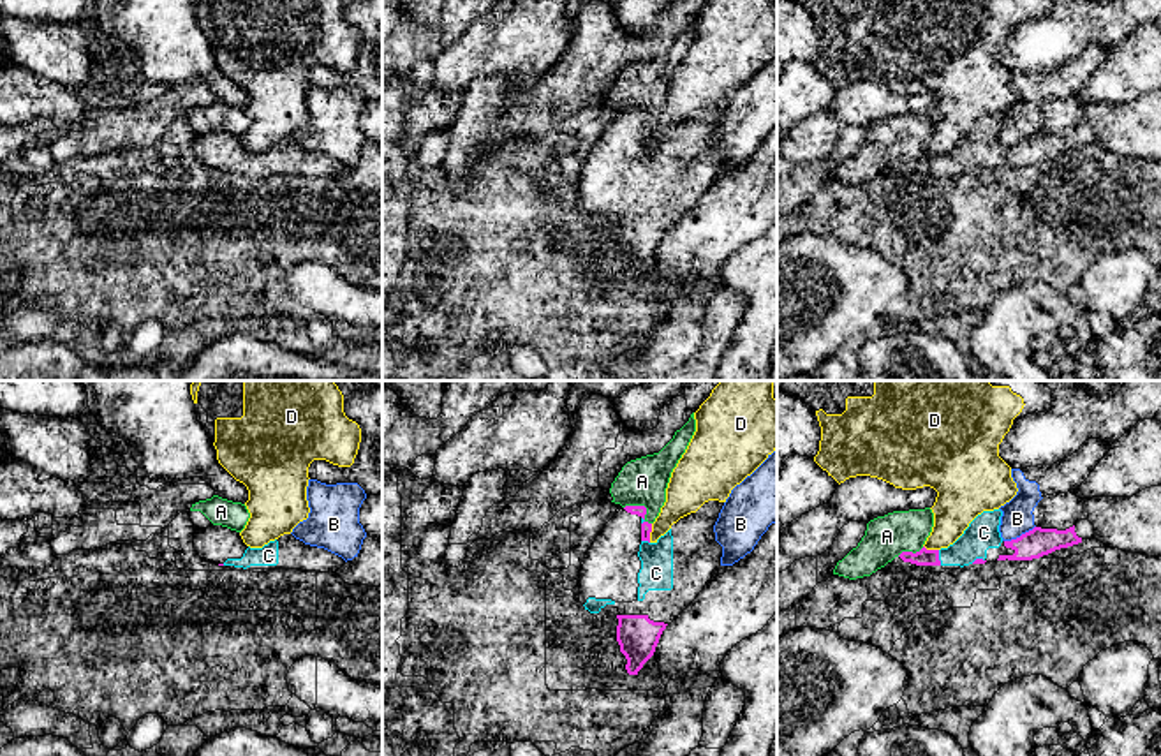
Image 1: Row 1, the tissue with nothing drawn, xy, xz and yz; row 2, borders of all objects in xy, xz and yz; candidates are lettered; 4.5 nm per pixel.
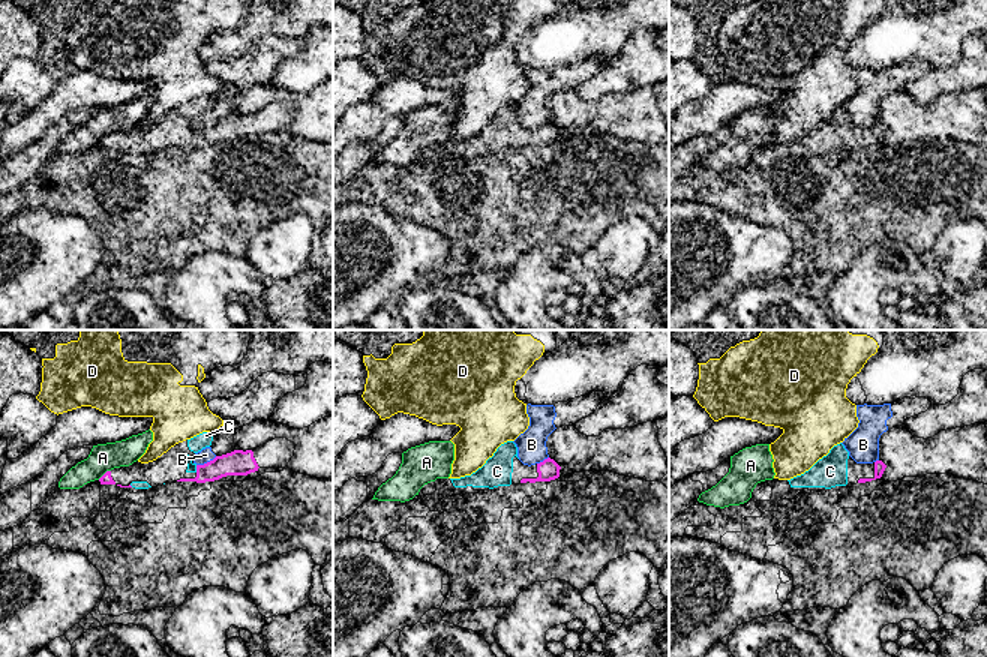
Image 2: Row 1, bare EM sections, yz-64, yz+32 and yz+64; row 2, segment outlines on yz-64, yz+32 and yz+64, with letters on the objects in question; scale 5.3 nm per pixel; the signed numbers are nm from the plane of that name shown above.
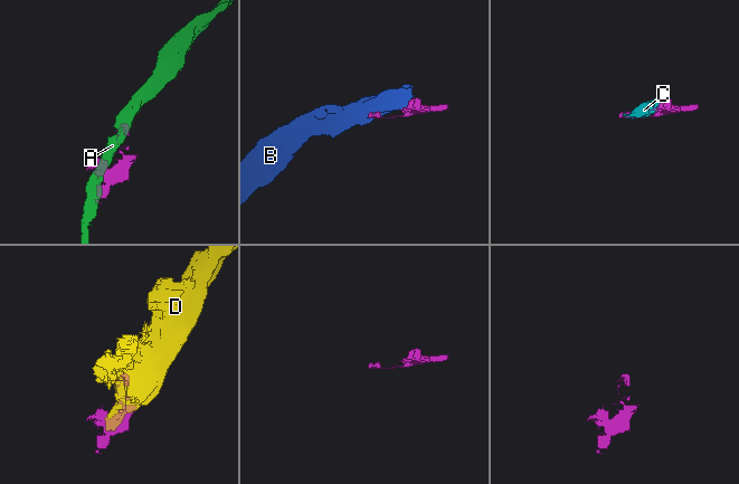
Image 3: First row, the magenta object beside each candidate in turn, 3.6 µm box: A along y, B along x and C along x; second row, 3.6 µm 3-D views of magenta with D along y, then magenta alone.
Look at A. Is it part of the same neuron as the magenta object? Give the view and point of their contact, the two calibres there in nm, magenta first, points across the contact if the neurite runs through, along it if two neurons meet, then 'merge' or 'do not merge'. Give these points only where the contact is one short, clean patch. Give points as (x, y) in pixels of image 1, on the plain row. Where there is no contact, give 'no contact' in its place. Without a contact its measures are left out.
contact xz (643, 111); calibres 50 and 220 nm; border xz (624, 111), (643, 111), (645, 124), (650, 129); do not merge

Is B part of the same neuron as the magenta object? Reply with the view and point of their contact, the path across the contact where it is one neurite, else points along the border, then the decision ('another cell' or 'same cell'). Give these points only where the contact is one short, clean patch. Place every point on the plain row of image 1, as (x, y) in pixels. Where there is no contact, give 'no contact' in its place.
meets magenta in yz at (1020, 141); border along yz (1035, 131), (1005, 147); another cell

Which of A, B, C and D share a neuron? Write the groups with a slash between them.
A / B / C / D

